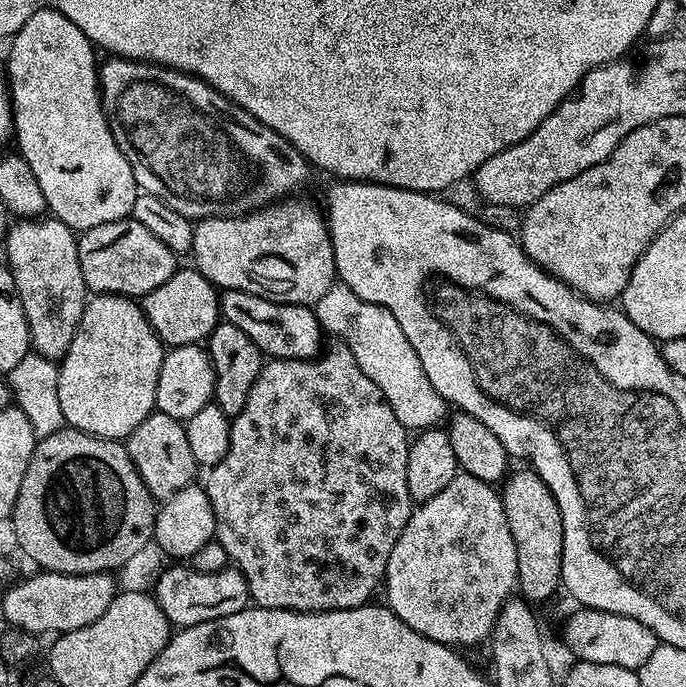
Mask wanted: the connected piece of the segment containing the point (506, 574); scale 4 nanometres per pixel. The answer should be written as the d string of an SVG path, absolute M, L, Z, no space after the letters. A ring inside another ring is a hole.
M457 474L446 490L413 507L406 530L402 530L398 542L394 542L394 550L390 550L382 596L384 592L387 607L398 614L406 626L434 642L449 646L480 644L491 637L502 606L513 599L518 578L518 551L506 520L501 493L478 478Z

